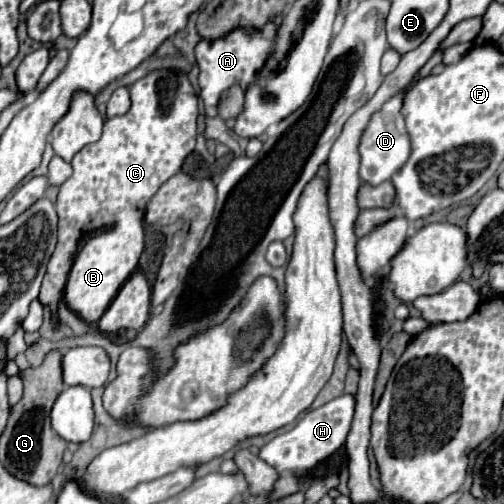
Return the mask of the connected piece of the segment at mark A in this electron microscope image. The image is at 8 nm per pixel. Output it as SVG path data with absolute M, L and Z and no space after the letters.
M267 24L267 28L263 28L263 36L247 36L247 32L231 32L231 36L225 36L223 40L213 40L213 42L201 40L197 44L195 56L201 68L199 86L207 116L217 116L217 100L223 90L227 90L231 84L247 88L247 84L255 80L255 72L259 72L263 60L267 60L267 52L271 52L271 44L275 40L275 28L277 24Z

